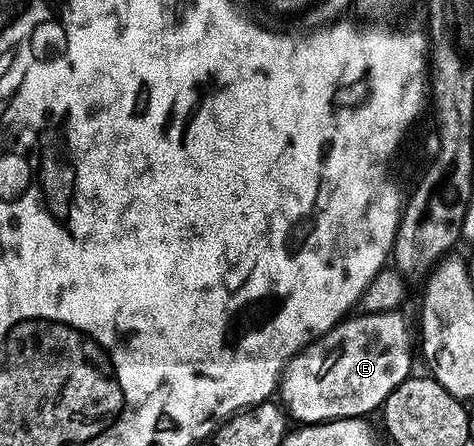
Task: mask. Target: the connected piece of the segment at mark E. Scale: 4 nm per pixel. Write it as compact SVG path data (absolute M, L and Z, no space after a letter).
M388 311L387 313L375 313L374 315L366 315L364 313L354 314L352 317L346 317L332 327L328 333L310 343L304 351L293 357L288 363L285 370L281 372L281 382L279 384L279 402L285 408L290 420L296 421L298 424L306 423L326 423L332 419L356 419L358 417L372 416L372 411L384 404L385 398L403 382L404 379L410 378L413 367L413 355L415 359L415 335L409 332L409 323L404 319L404 314L396 311Z

